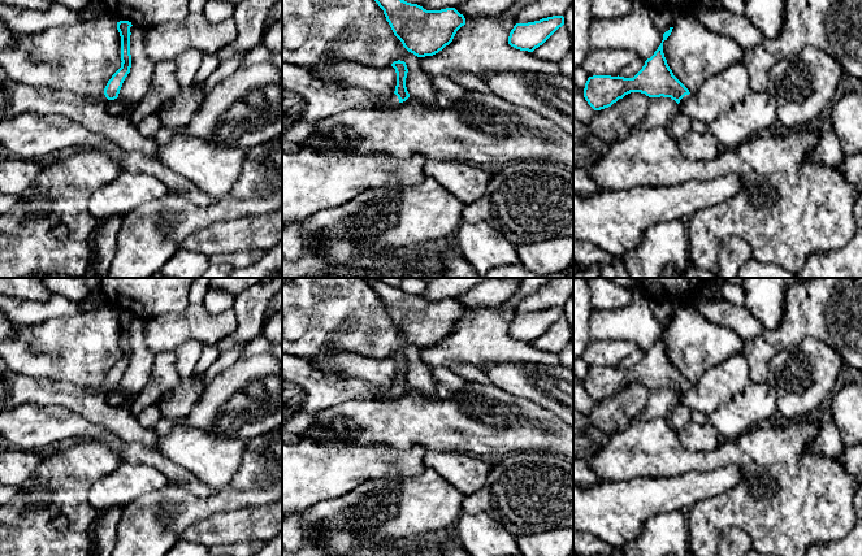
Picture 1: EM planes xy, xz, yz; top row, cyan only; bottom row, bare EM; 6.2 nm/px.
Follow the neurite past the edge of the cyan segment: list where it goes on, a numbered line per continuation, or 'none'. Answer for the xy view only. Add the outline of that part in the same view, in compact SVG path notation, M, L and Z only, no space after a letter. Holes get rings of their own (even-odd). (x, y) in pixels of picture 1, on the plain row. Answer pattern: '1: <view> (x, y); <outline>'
1: xy (16, 389); M0 359L0 412L20 405L57 405L101 425L125 443L142 443L156 447L159 435L144 429L129 407L114 408L107 401L105 386L82 388L69 381L33 378L16 373Z

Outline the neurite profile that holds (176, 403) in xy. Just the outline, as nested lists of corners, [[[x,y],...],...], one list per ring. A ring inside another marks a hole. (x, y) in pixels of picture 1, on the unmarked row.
[[[196,373],[190,378],[179,381],[157,403],[163,411],[163,417],[166,420],[179,420],[187,416],[204,392],[204,388],[205,382]]]

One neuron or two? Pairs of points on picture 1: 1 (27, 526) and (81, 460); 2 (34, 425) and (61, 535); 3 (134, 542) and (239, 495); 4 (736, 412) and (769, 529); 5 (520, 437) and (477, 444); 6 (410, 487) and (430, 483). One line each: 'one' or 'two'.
1: one
2: two
3: one
4: two
5: one
6: one

